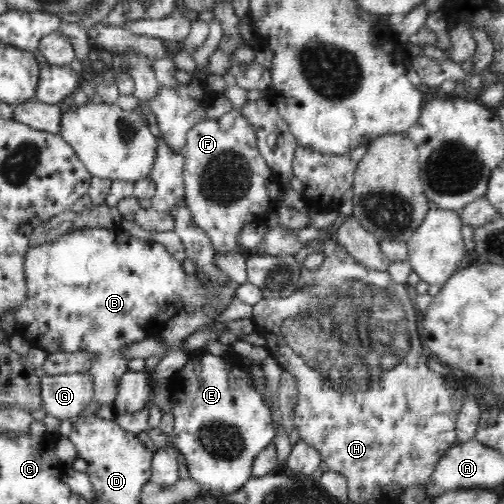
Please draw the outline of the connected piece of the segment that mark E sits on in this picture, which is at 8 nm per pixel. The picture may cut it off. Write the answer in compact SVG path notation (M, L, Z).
M206 353L198 362L189 361L177 373L173 391L174 406L171 412L175 425L170 444L174 444L186 460L189 478L212 491L228 494L236 492L253 477L252 470L256 458L266 446L273 443L276 436L276 426L269 404L265 396L258 391L252 375L228 364L226 360L218 358L218 355Z

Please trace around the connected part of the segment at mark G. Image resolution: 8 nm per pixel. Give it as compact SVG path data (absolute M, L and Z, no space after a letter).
M89 373L46 375L40 379L42 408L46 414L58 419L78 417L90 404L94 394L94 383Z

